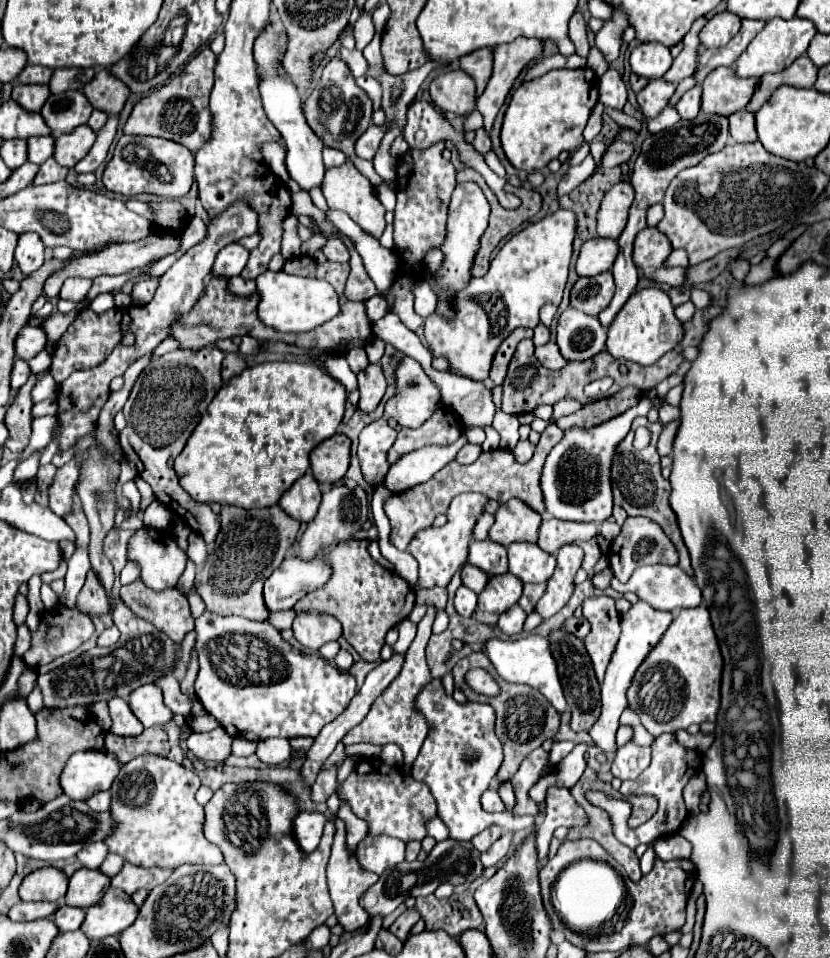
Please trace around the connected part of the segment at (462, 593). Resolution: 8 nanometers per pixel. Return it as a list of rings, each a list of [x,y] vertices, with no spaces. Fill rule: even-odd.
[[[460,586],[458,592],[456,592],[456,598],[454,598],[454,606],[456,606],[456,610],[458,610],[460,616],[470,618],[472,612],[474,612],[474,608],[476,608],[476,594],[470,588]]]

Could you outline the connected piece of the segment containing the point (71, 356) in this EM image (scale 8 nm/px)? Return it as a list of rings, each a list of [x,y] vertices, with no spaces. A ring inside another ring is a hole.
[[[90,308],[82,310],[78,314],[78,318],[68,326],[68,330],[58,340],[58,348],[56,348],[52,366],[50,366],[52,378],[60,384],[76,370],[94,368],[94,364],[100,364],[118,342],[120,342],[120,312],[118,312],[118,308],[116,310],[110,308],[104,314],[96,314]]]

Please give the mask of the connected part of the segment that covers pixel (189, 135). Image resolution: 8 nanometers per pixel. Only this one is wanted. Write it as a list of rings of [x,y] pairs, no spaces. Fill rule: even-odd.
[[[208,48],[196,54],[184,70],[172,78],[162,88],[144,96],[132,110],[124,134],[140,134],[140,136],[160,136],[166,140],[174,140],[192,152],[202,148],[204,142],[210,140],[210,112],[208,112],[208,94],[214,84],[214,68],[216,56]]]

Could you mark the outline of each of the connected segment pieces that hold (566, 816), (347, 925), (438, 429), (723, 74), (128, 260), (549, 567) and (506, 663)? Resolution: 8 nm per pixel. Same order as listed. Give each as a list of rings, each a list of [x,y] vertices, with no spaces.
[[[552,786],[546,792],[544,800],[544,822],[538,826],[538,836],[536,836],[536,848],[538,848],[538,860],[540,866],[546,862],[548,846],[552,840],[552,834],[558,826],[580,826],[586,824],[586,812],[584,808],[572,798],[568,788]]]
[[[336,818],[334,826],[336,826],[336,834],[334,834],[334,844],[332,844],[332,856],[328,862],[328,888],[330,888],[330,896],[334,902],[338,922],[344,926],[344,931],[354,933],[358,928],[362,928],[370,918],[368,912],[358,904],[358,900],[364,894],[364,890],[368,890],[378,880],[378,874],[366,872],[362,864],[358,864],[356,852],[352,852],[346,846],[346,824],[340,818]]]
[[[438,410],[420,428],[416,428],[416,430],[402,428],[398,432],[396,442],[390,448],[390,452],[388,452],[388,462],[392,464],[402,454],[412,452],[416,448],[422,448],[426,444],[438,444],[438,446],[452,444],[452,442],[456,442],[460,438],[462,430],[464,430],[462,420],[458,420],[458,416],[454,416],[454,412],[442,412],[442,410]]]
[[[718,66],[702,82],[702,112],[730,116],[742,110],[756,88],[754,78],[736,78],[732,68]]]
[[[152,234],[148,238],[142,238],[138,242],[132,242],[132,244],[110,244],[106,248],[102,248],[102,252],[94,252],[94,256],[74,256],[74,260],[70,260],[70,264],[64,264],[62,268],[58,268],[58,272],[54,272],[54,276],[48,276],[46,278],[46,284],[44,284],[44,294],[48,298],[54,298],[58,296],[60,288],[62,288],[62,282],[66,278],[72,278],[72,276],[84,276],[84,278],[96,278],[100,274],[124,274],[132,268],[140,268],[144,264],[148,264],[150,260],[160,260],[162,256],[174,252],[176,248],[180,246],[180,238],[162,238],[158,234]]]
[[[514,542],[508,548],[510,574],[520,578],[522,582],[548,582],[556,568],[556,558],[544,552],[538,544],[530,542]]]
[[[528,634],[522,638],[508,638],[508,640],[488,640],[486,642],[486,656],[494,664],[496,672],[506,680],[514,684],[528,684],[536,690],[540,690],[548,702],[562,714],[566,710],[566,698],[562,692],[562,684],[558,678],[558,670],[550,652],[550,642],[546,636],[540,634]]]

